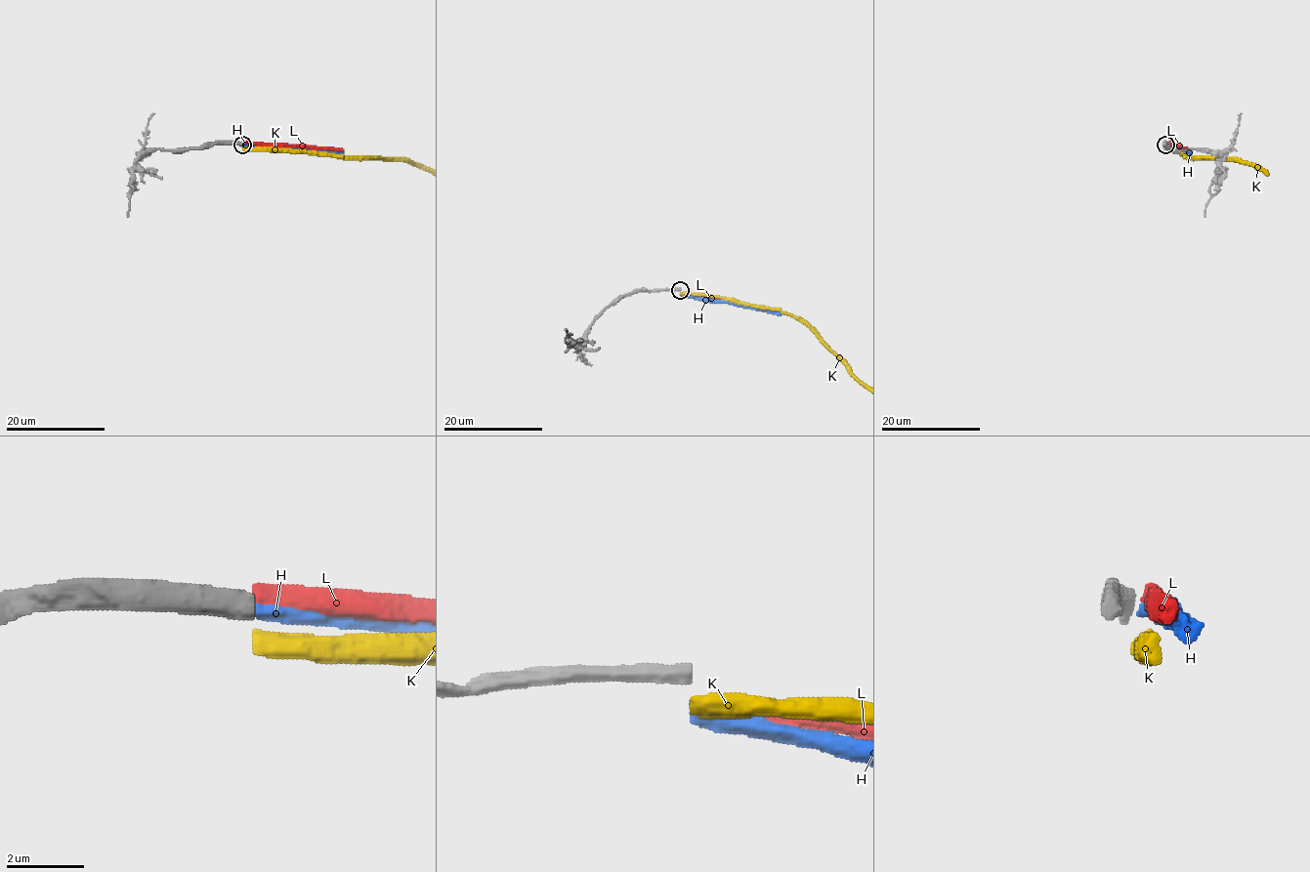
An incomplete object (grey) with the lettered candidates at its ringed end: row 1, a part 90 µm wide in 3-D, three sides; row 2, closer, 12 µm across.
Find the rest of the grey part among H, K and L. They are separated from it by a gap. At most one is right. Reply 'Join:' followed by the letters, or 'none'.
Join: L

